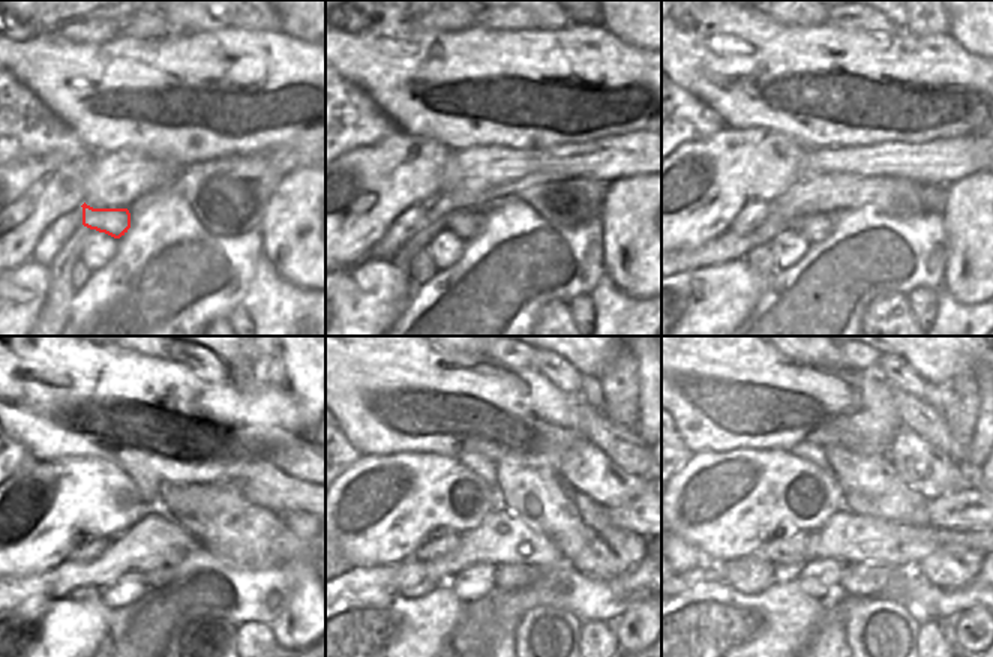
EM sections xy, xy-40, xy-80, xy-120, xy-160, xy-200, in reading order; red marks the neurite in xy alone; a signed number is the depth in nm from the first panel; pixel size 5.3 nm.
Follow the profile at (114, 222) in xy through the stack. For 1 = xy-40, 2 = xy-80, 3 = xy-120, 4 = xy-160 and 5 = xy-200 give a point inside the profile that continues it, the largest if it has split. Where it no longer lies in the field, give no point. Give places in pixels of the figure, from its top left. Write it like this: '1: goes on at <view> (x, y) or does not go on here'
1: goes on at xy-40 (467, 225)
2: goes on at xy-80 (815, 228)
3: goes on at xy-120 (158, 576)
4: goes on at xy-160 (507, 576)
5: goes on at xy-200 (872, 579)

